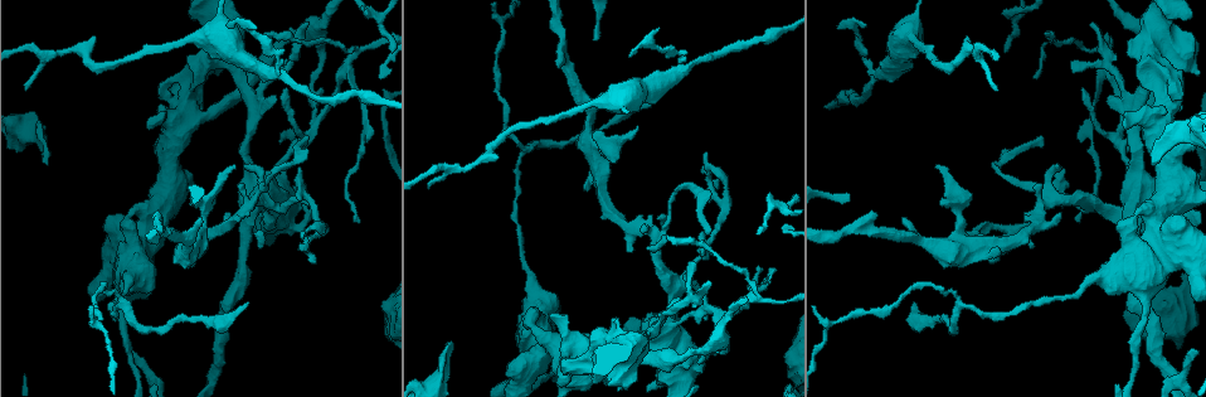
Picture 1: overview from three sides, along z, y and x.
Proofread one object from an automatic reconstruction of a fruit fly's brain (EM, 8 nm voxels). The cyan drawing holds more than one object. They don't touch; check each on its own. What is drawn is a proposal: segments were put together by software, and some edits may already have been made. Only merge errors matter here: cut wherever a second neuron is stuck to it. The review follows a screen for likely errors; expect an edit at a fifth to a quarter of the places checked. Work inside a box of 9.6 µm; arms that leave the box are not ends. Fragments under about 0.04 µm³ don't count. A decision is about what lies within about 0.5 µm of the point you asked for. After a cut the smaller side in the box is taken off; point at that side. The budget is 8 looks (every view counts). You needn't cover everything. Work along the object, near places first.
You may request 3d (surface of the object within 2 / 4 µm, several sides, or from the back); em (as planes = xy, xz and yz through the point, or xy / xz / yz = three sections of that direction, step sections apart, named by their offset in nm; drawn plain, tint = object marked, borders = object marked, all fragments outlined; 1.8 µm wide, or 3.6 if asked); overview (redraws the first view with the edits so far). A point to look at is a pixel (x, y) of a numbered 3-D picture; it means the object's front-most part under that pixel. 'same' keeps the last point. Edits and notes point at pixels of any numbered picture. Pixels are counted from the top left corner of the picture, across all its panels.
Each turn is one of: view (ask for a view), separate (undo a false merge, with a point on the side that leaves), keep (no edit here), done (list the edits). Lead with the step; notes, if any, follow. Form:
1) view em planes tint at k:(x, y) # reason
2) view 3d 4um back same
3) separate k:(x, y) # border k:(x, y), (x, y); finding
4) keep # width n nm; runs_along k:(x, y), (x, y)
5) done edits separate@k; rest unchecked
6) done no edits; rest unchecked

view 3d 4um at 1:(1131, 208) # narrows sharply

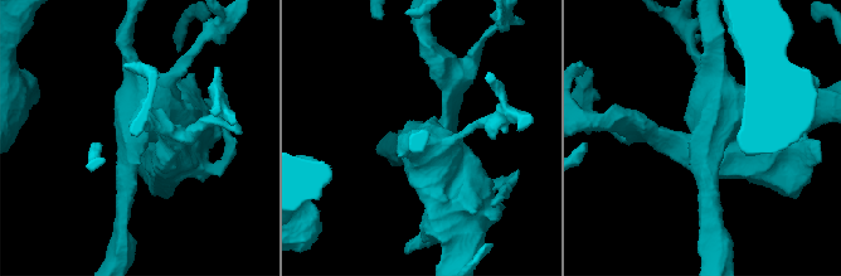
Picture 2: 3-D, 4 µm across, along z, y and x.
view em 3.6um xy step 16 plain at 2:(154, 136)

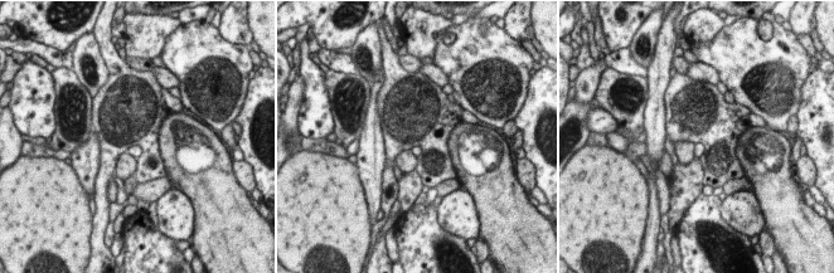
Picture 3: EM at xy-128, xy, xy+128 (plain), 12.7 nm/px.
view em 3.6um xy step 16 tint same

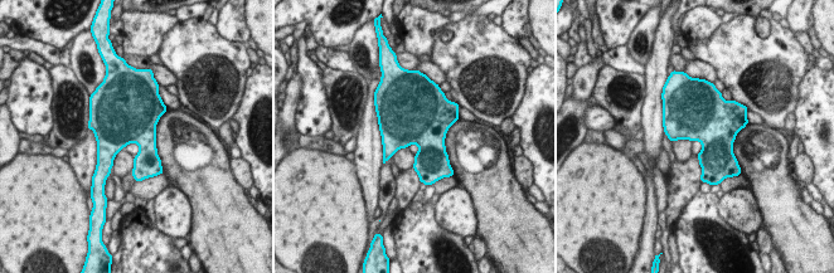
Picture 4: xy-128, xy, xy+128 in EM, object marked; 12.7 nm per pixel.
keep # continuous, no second neuron

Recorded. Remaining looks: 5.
view em planes plain at 1:(341, 76) # sharp bend

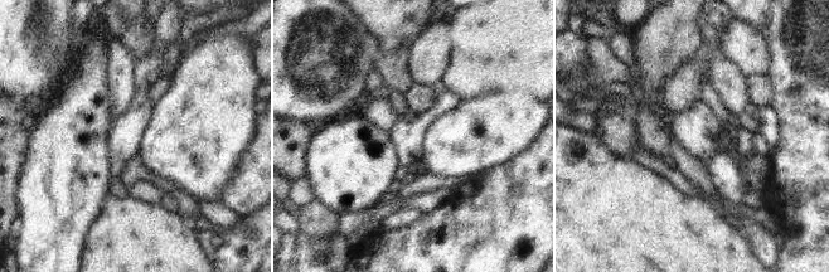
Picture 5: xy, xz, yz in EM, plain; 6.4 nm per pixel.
view em planes tint same

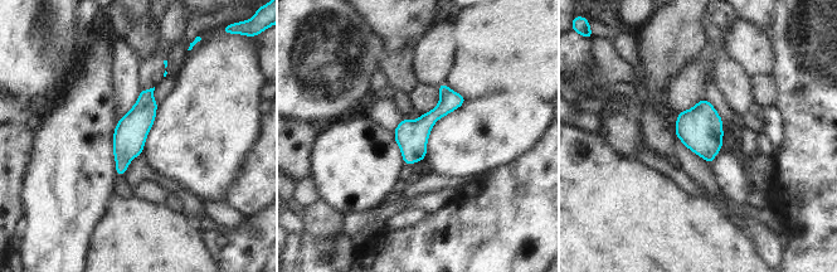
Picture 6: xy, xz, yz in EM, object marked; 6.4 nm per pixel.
keep # runs_along 6:(149, 92), (118, 173); one neuron here

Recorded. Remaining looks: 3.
view em planes tint at 1:(880, 74) # arms part here

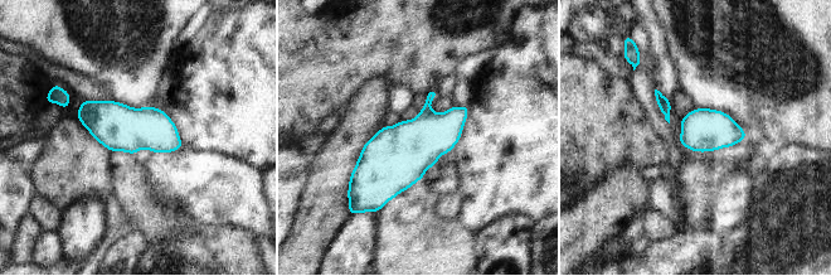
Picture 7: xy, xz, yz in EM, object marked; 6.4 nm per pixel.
separate 7:(432, 93) # width 280 nm; border 7:(429, 109), (421, 111); two neurons meet here

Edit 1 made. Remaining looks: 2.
done edits separate@7; rest unchecked

